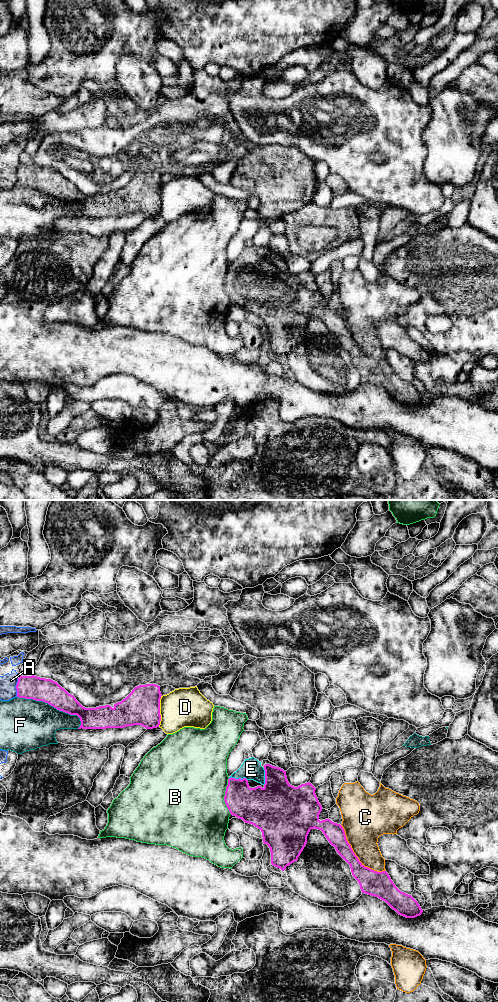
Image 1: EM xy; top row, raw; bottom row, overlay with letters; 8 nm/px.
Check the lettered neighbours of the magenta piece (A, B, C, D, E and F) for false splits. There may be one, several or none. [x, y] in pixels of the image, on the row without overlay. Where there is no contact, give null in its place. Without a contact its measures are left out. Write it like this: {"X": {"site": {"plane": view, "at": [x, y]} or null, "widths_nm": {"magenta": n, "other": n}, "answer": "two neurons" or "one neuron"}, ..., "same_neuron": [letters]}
{"A": {"site": {"plane": "xy", "at": [16, 175]}, "widths_nm": {"magenta": 190, "other": 140}, "answer": "two neurons"}, "B": {"site": {"plane": "xy", "at": [224, 284]}, "widths_nm": {"magenta": 280, "other": 500}, "answer": "two neurons"}, "C": {"site": {"plane": "xy", "at": [355, 343]}, "widths_nm": {"magenta": 190, "other": 320}, "answer": "two neurons"}, "D": {"site": {"plane": "xy", "at": [159, 199]}, "widths_nm": {"magenta": 280, "other": 320}, "answer": "two neurons"}, "E": {"site": {"plane": "xy", "at": [239, 266]}, "widths_nm": {"magenta": 280, "other": 170}, "answer": "one neuron"}, "F": {"site": {"plane": "xy", "at": [51, 193]}, "widths_nm": {"magenta": 190, "other": 420}, "answer": "two neurons"}, "same_neuron": ["E"]}

